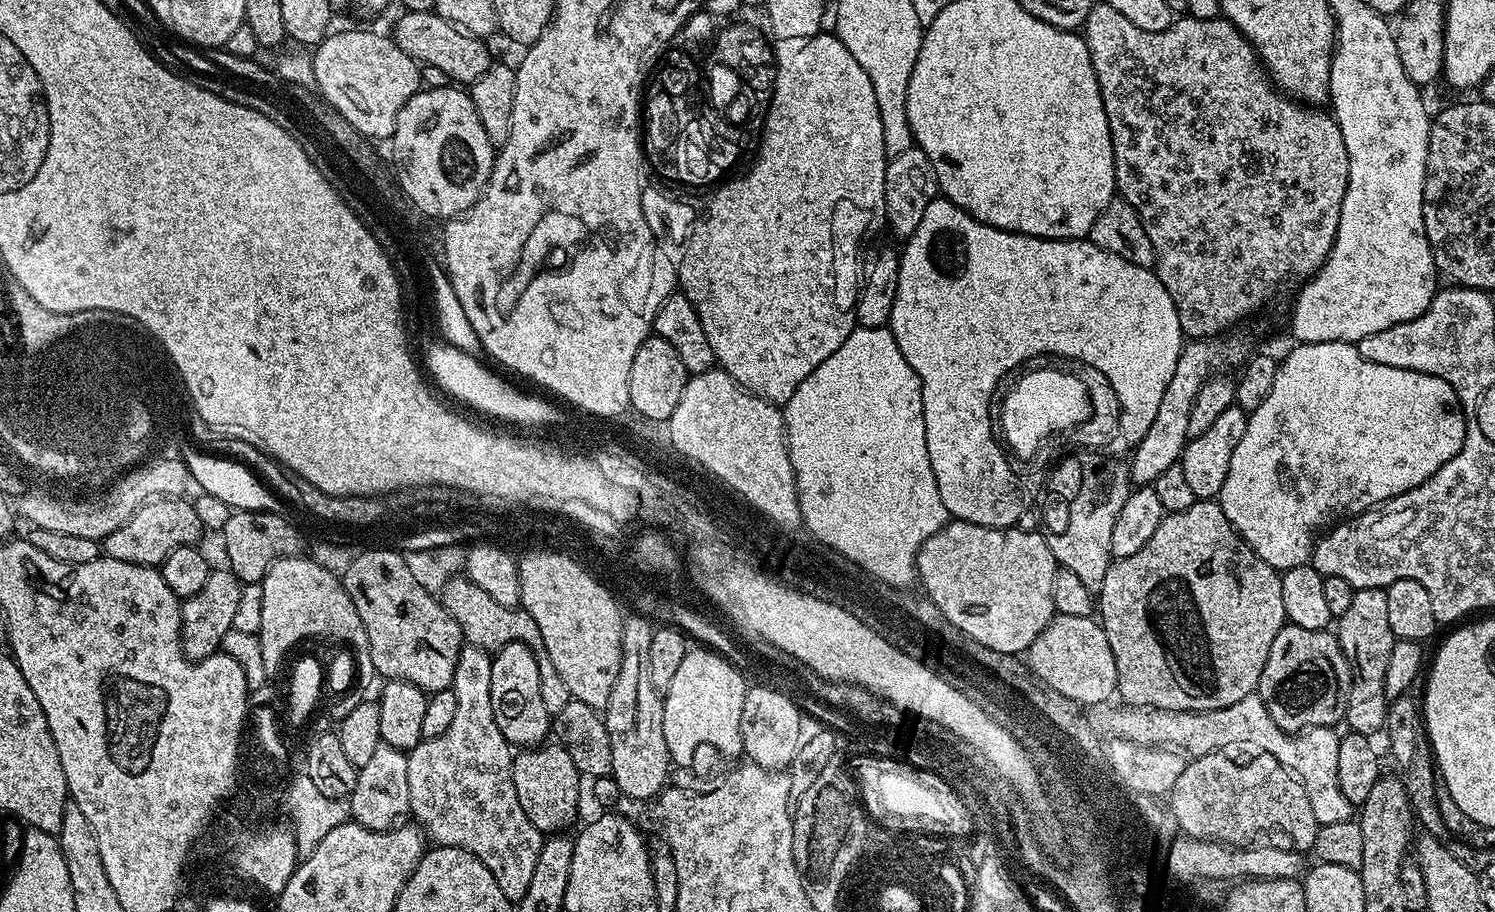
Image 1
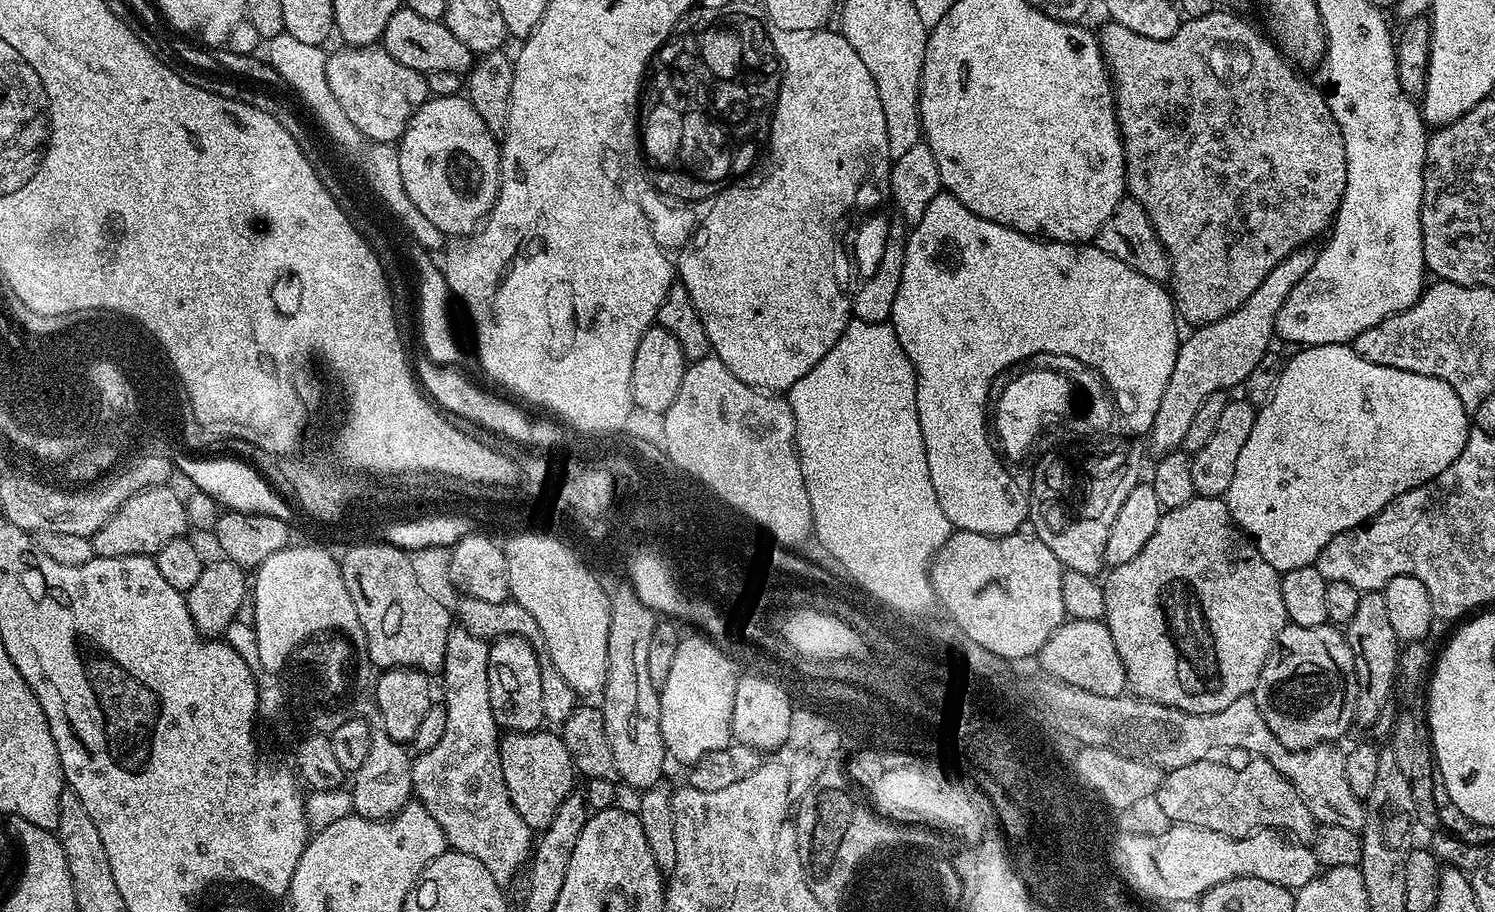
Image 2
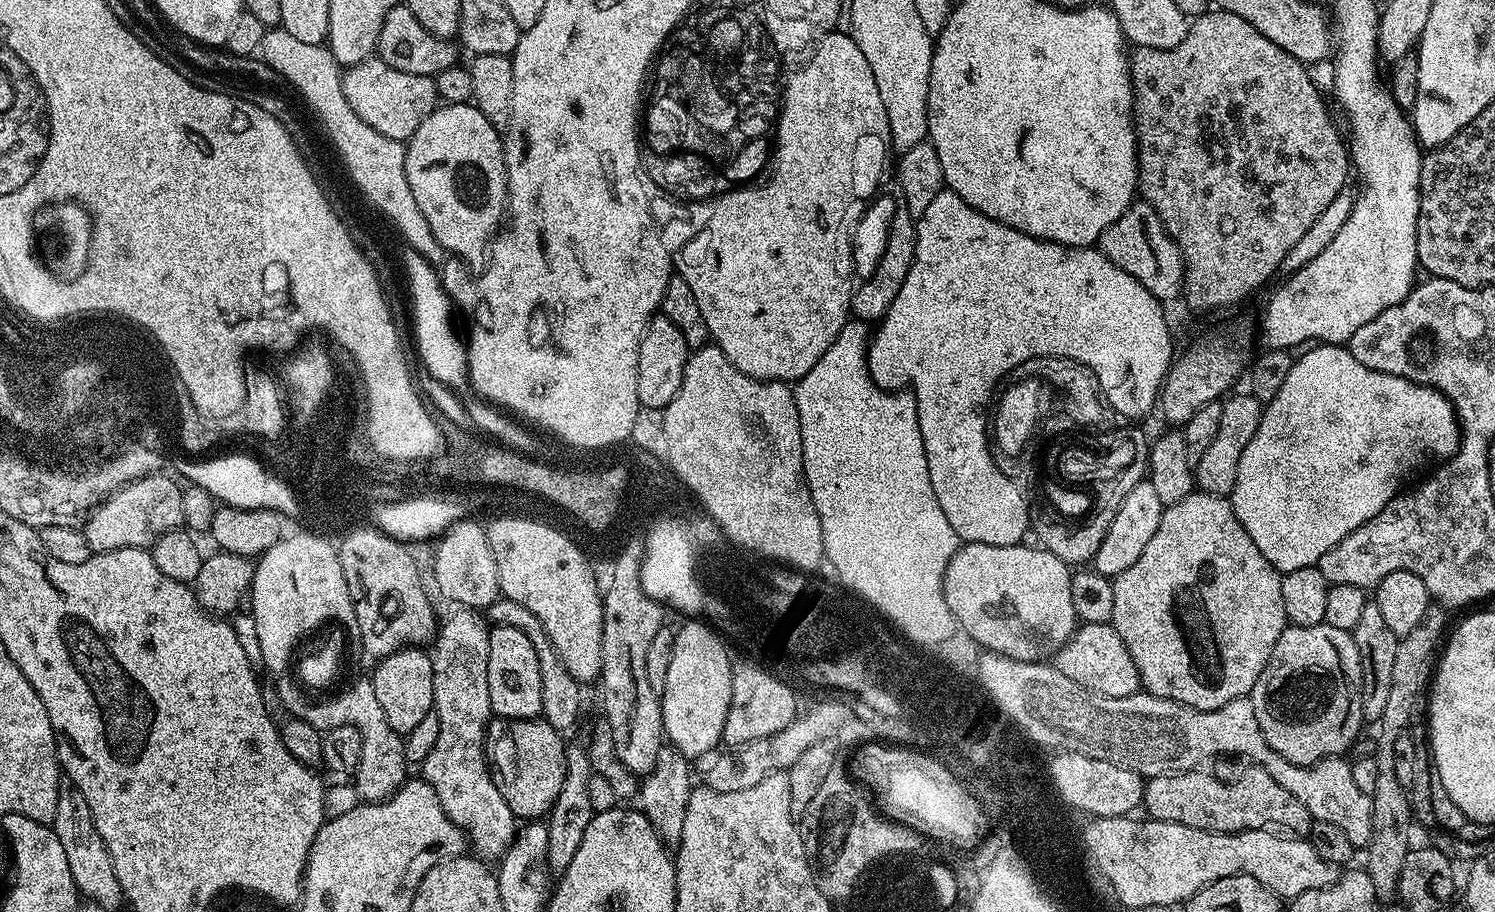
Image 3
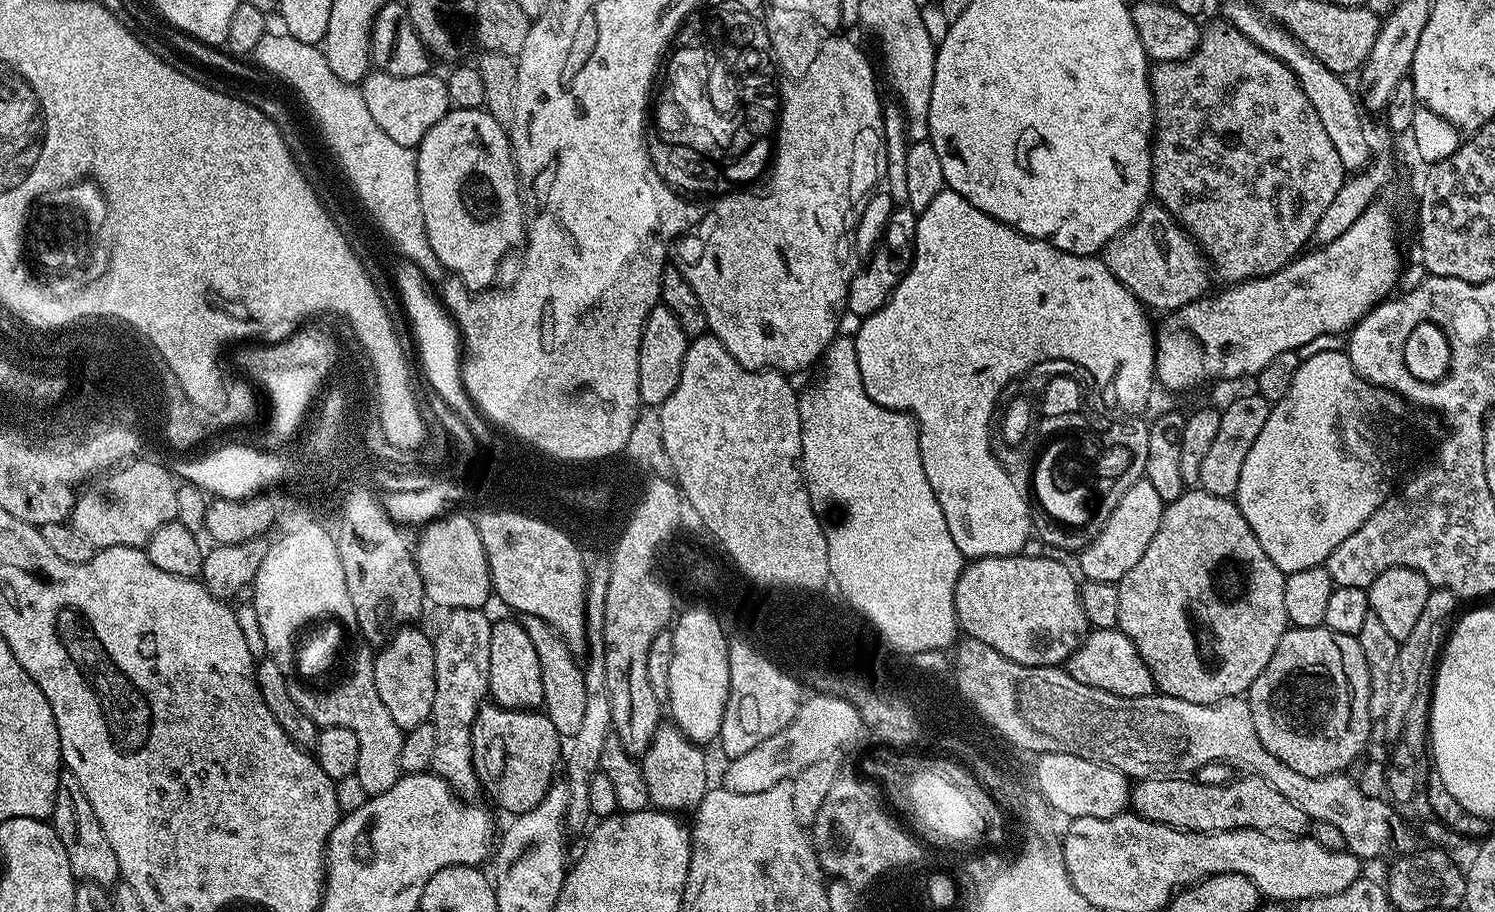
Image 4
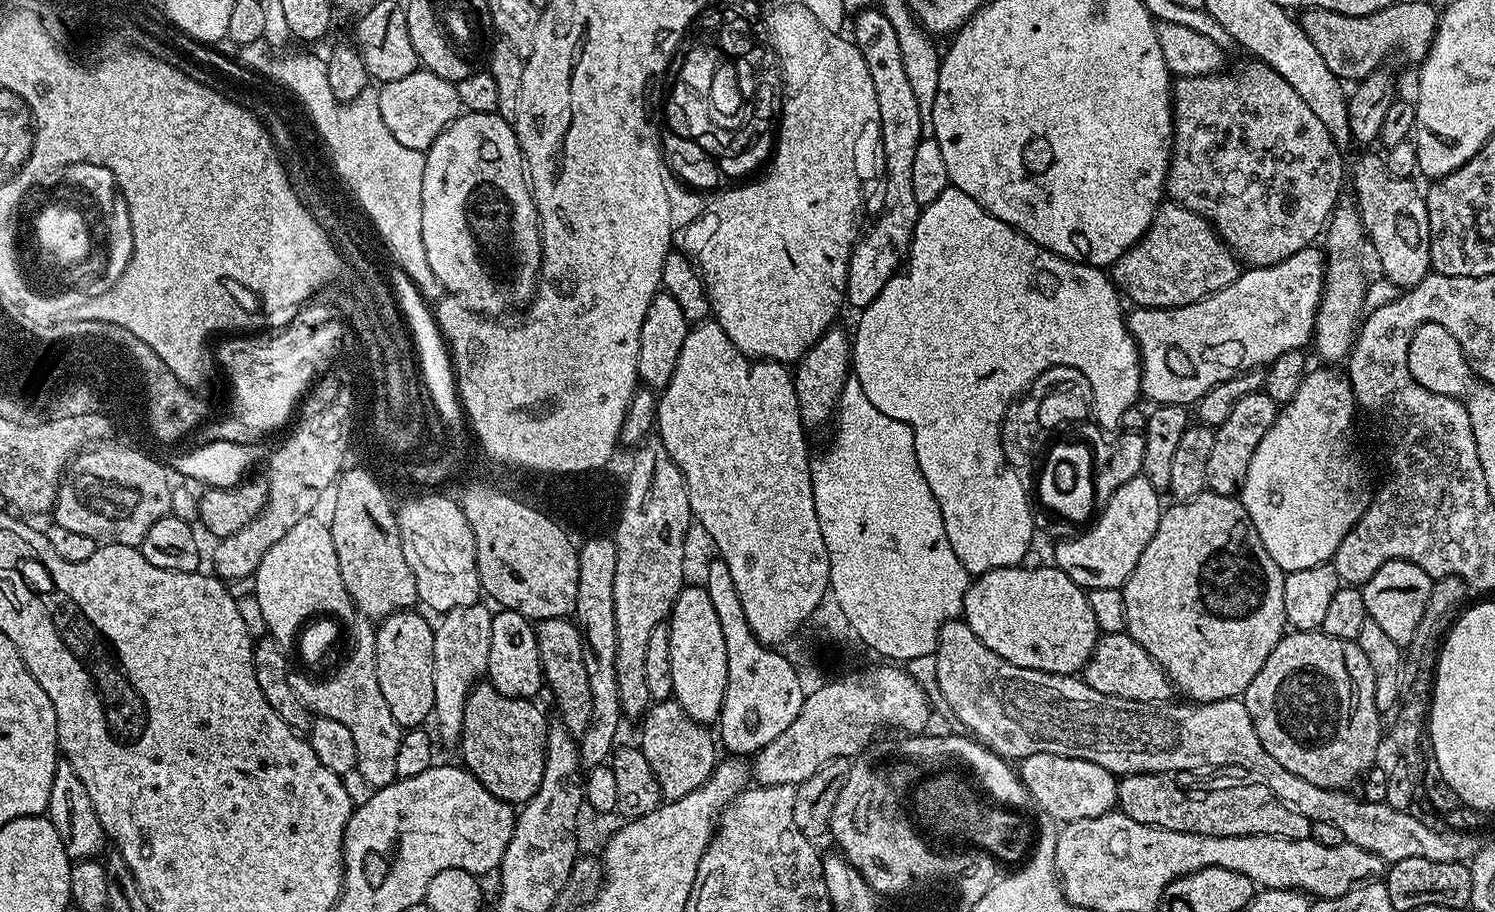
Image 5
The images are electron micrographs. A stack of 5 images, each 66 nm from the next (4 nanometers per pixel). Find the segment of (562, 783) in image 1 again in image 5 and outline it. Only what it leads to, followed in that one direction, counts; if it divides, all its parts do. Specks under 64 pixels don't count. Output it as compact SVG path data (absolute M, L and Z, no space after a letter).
M481 682L472 689L466 698L466 710L462 718L462 730L458 741L463 767L494 794L494 798L502 798L513 806L523 806L542 786L542 770L546 770L546 742L550 721L544 717L542 709L532 700L508 698L503 696L487 682Z

